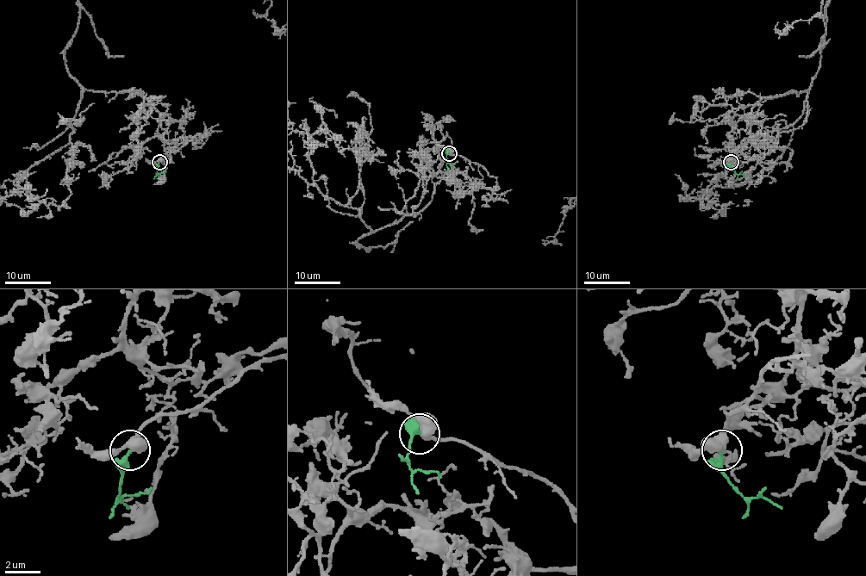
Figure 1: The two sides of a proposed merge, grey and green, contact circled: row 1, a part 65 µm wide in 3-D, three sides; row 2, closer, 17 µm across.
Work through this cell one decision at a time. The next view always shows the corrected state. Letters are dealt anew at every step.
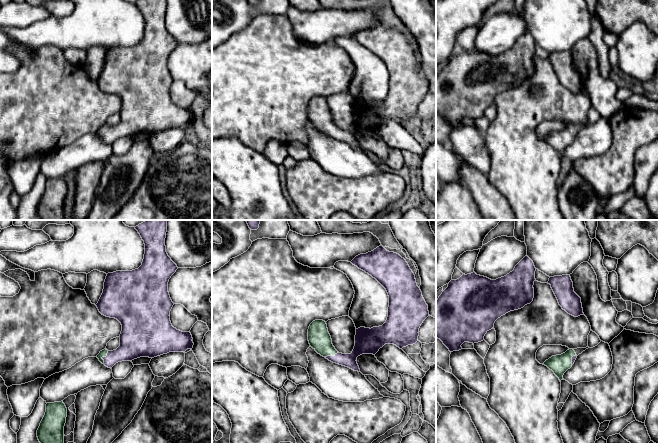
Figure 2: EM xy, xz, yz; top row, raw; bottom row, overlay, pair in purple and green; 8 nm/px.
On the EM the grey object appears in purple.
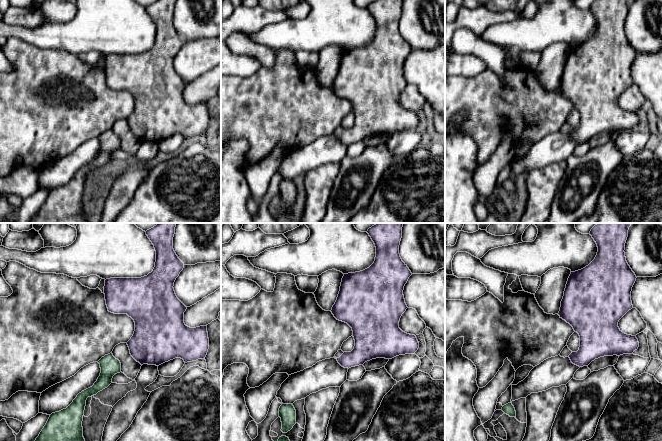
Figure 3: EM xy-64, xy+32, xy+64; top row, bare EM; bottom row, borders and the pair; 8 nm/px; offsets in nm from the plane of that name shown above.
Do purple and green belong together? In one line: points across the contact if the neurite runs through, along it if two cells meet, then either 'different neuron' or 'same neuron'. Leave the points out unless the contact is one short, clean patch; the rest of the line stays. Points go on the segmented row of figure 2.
runs through xy (132, 346), (119, 355), (103, 357), (103, 353); same neuron

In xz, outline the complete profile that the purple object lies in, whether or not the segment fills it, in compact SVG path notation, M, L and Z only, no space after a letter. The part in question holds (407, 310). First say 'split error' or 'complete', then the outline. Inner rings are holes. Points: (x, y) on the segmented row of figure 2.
split error | M382 245L371 252L356 256L351 263L375 278L387 291L389 296L388 317L379 327L356 329L355 346L351 354L339 353L332 344L327 324L323 320L313 321L308 329L310 346L329 361L360 372L357 357L362 354L375 355L385 344L394 344L400 349L413 345L418 341L419 328L429 316L420 288L417 286L415 275L408 263L399 254L387 251Z

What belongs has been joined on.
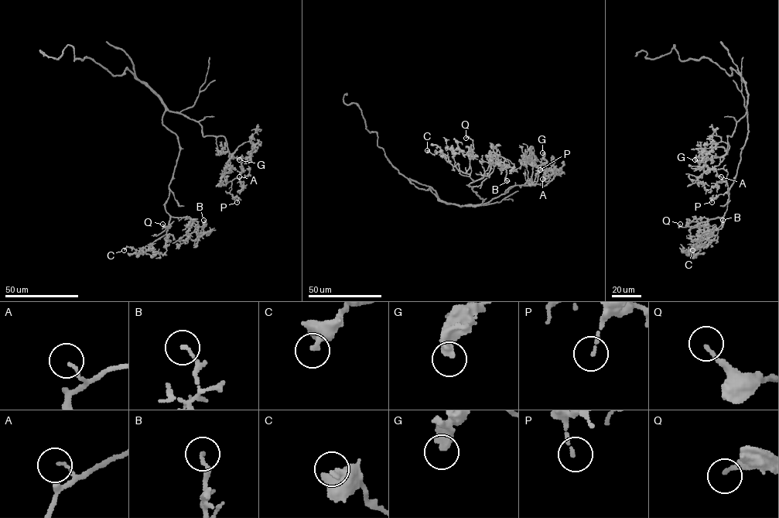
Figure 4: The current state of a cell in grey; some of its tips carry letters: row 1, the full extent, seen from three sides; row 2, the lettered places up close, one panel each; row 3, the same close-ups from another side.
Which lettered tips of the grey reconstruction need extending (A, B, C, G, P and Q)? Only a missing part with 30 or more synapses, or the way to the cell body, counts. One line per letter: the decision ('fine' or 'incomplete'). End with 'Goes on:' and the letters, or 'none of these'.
A: fine
B: fine
C: fine
G: fine
P: fine
Q: fine
Goes on: none of these

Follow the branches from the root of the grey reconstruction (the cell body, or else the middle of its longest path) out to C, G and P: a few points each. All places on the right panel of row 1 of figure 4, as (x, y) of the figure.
C: (747, 100), (748, 132), (722, 224), (707, 232), (715, 237), (707, 245), (692, 250)
G: (747, 100), (746, 112), (736, 122), (732, 135), (727, 136), (726, 154), (712, 158), (697, 156), (695, 159)
P: (747, 100), (726, 153), (705, 162), (727, 173), (727, 191), (712, 202)

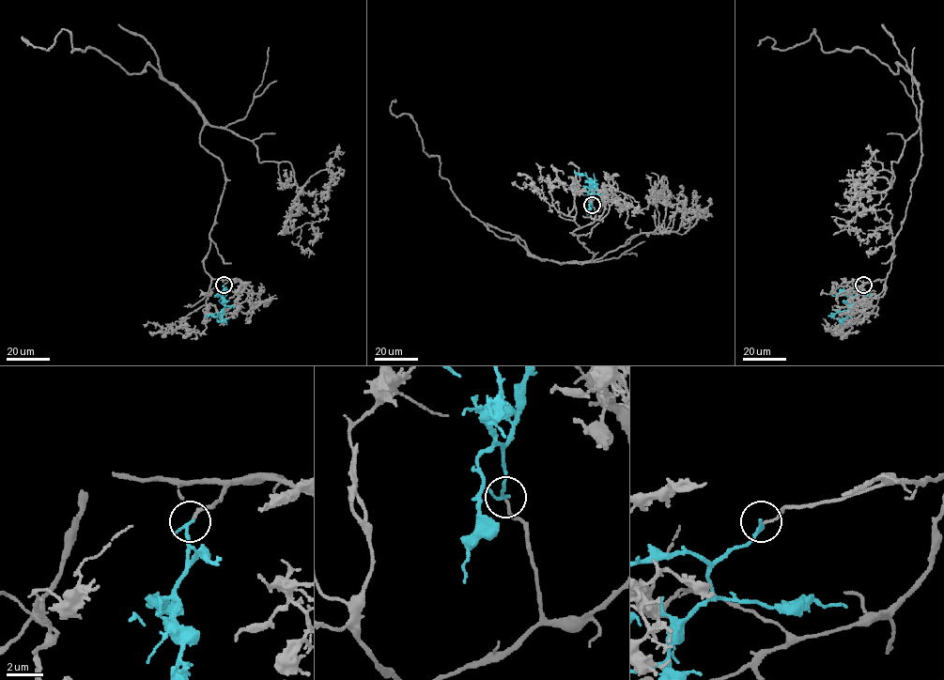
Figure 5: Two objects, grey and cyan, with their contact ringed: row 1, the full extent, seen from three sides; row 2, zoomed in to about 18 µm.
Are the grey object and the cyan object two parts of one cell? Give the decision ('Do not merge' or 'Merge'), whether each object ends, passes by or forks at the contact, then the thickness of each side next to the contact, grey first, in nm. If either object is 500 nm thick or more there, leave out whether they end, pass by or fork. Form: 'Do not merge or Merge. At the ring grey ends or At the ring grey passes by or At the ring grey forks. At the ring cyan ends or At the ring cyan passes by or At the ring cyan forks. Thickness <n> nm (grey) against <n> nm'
Do not merge. At the ring grey ends. At the ring cyan ends. Thickness 140 nm (grey) against 180 nm

